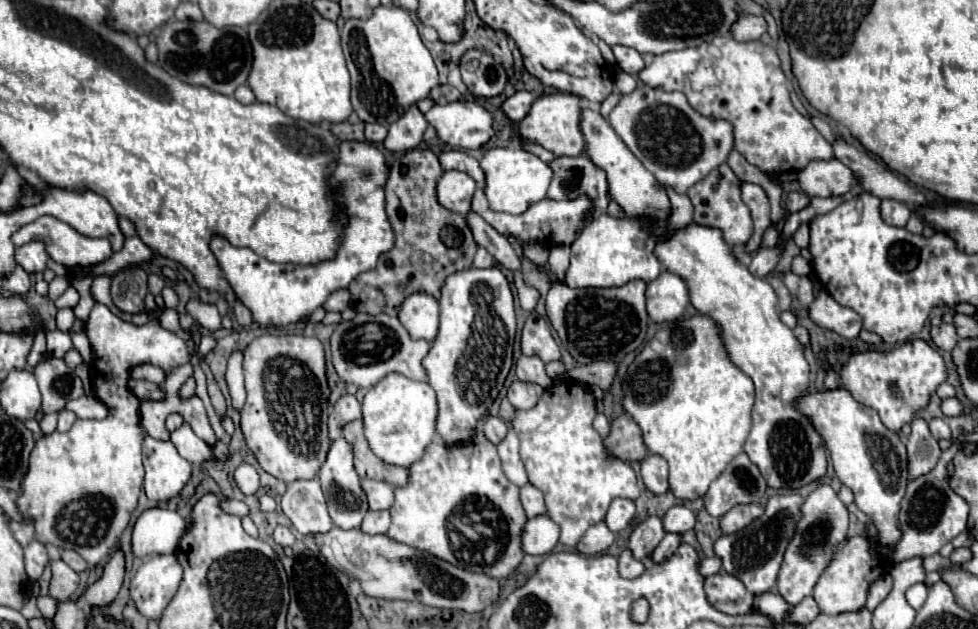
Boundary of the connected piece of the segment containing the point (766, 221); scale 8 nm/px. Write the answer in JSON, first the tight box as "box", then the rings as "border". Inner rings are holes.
{"box":[741,182,771,254],"border":[[[743,182],[741,184],[741,196],[743,202],[749,206],[751,216],[753,216],[753,224],[755,224],[755,232],[747,244],[747,254],[753,254],[759,250],[759,242],[763,232],[771,226],[771,218],[769,218],[769,198],[765,194],[765,190],[757,184],[749,184]]]}

